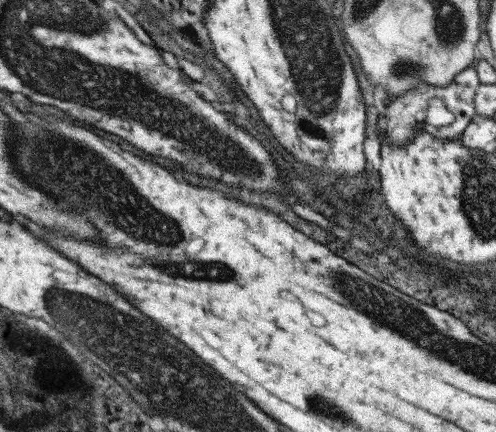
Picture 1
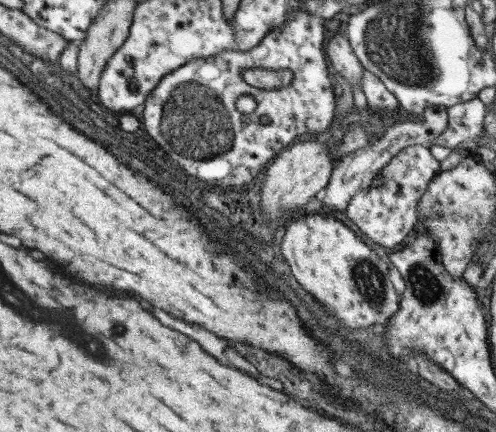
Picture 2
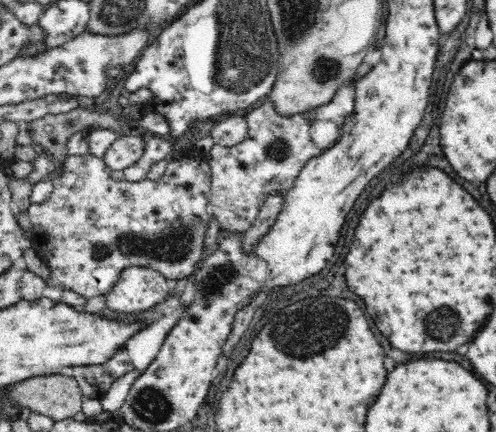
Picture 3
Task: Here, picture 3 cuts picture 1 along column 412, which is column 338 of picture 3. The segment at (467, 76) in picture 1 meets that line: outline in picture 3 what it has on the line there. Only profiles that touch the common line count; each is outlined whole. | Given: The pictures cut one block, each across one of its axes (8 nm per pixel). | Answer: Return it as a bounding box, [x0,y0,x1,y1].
[208,82,356,234]

